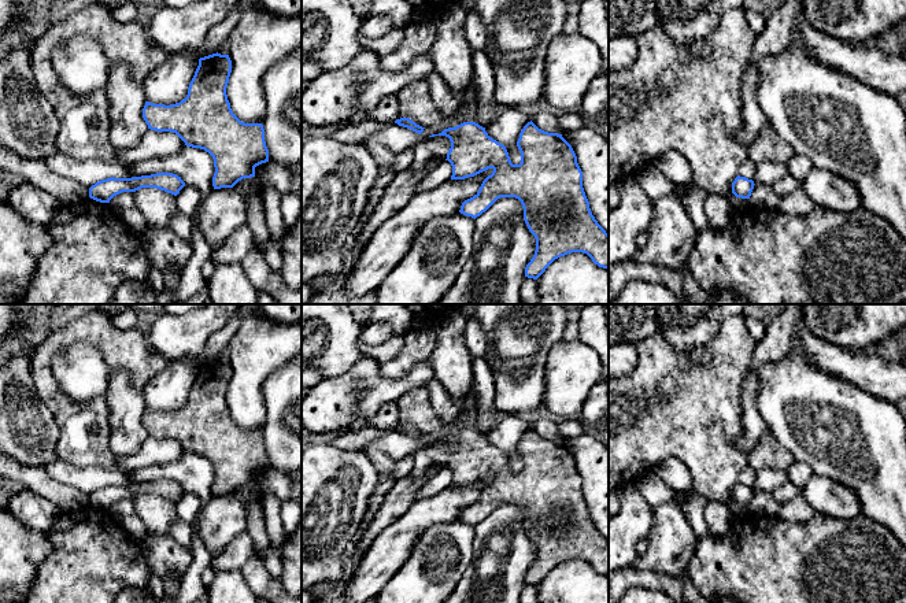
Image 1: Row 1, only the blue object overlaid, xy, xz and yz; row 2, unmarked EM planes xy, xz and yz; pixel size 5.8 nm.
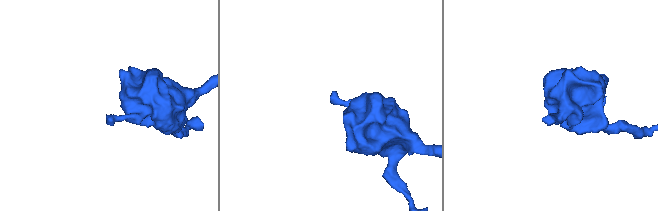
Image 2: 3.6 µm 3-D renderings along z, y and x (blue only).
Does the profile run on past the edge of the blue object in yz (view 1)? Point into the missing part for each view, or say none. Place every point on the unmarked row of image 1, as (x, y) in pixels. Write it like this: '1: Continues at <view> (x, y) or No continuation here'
1: No continuation here

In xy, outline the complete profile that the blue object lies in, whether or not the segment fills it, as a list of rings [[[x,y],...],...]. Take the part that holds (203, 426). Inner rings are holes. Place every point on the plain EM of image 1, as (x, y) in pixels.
[[[212,360],[199,366],[188,402],[175,411],[145,408],[143,425],[148,436],[175,440],[186,454],[200,455],[214,466],[214,496],[233,495],[243,485],[255,484],[255,474],[269,469],[262,430],[244,430],[232,418],[226,395],[232,380],[229,362]]]

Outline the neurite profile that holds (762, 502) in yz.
[[[755,491],[748,507],[758,514],[776,515],[781,504],[773,499],[772,492]]]

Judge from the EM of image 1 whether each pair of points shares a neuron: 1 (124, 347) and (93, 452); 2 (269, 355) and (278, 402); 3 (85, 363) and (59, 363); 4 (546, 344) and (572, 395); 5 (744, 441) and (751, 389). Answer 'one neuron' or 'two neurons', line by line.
1: one neuron
2: two neurons
3: one neuron
4: two neurons
5: one neuron

